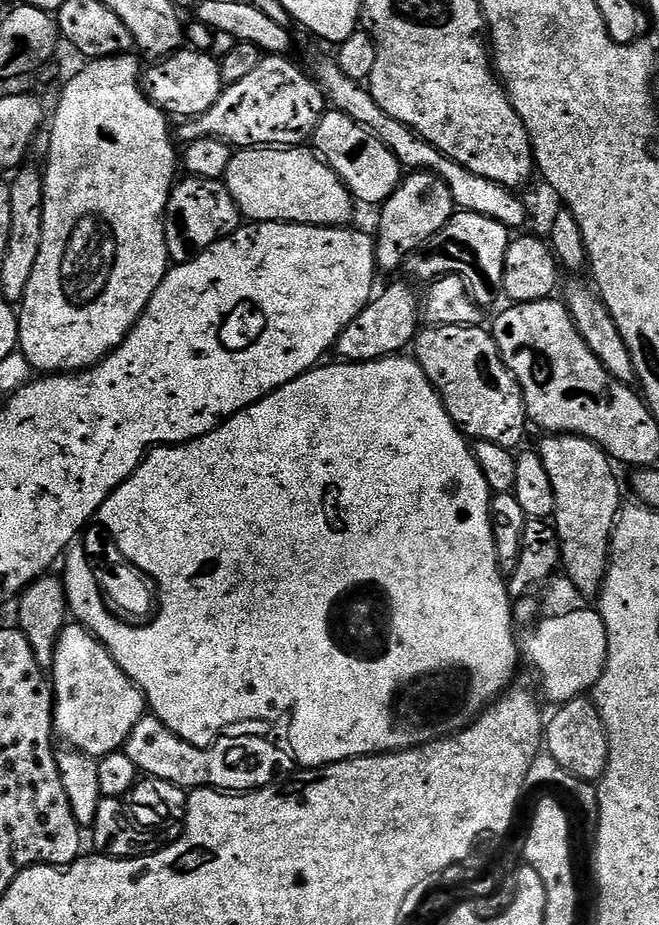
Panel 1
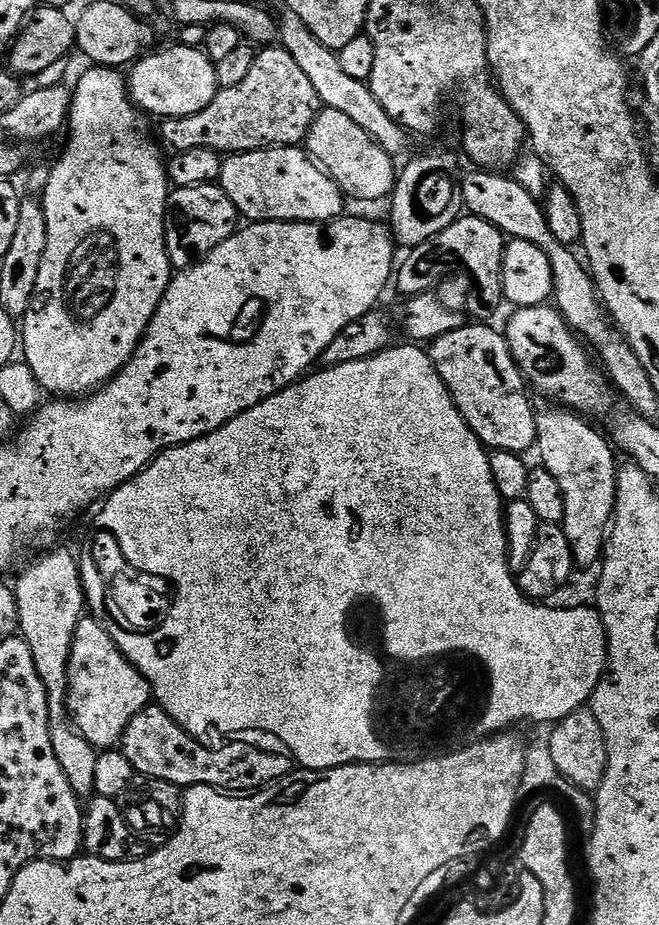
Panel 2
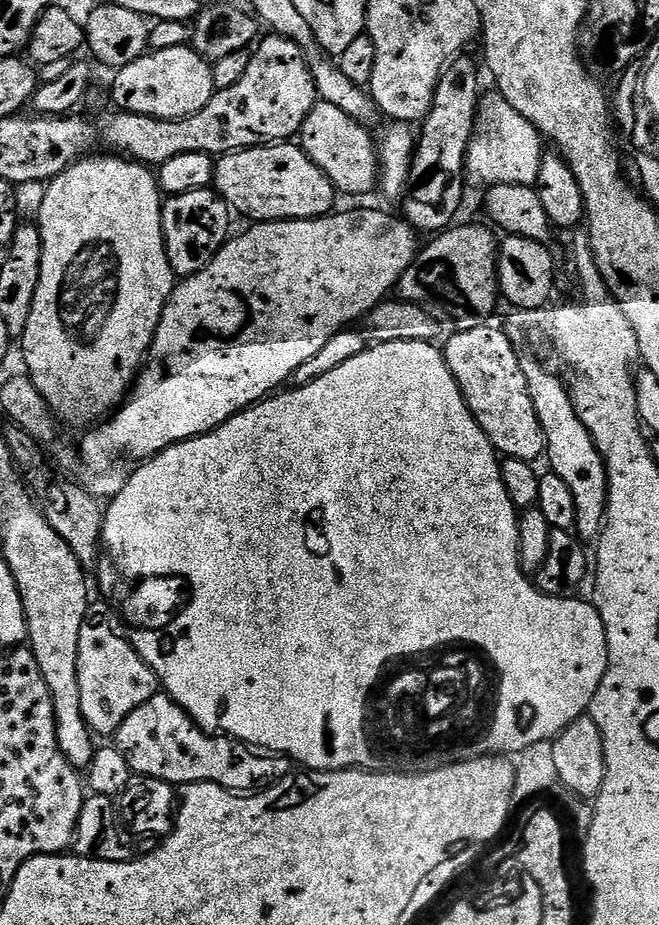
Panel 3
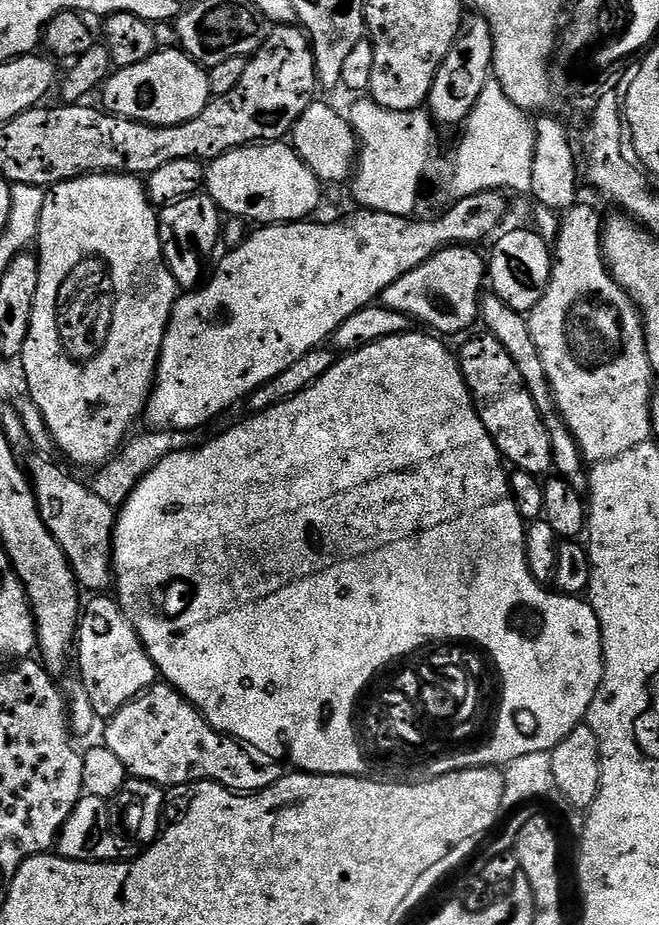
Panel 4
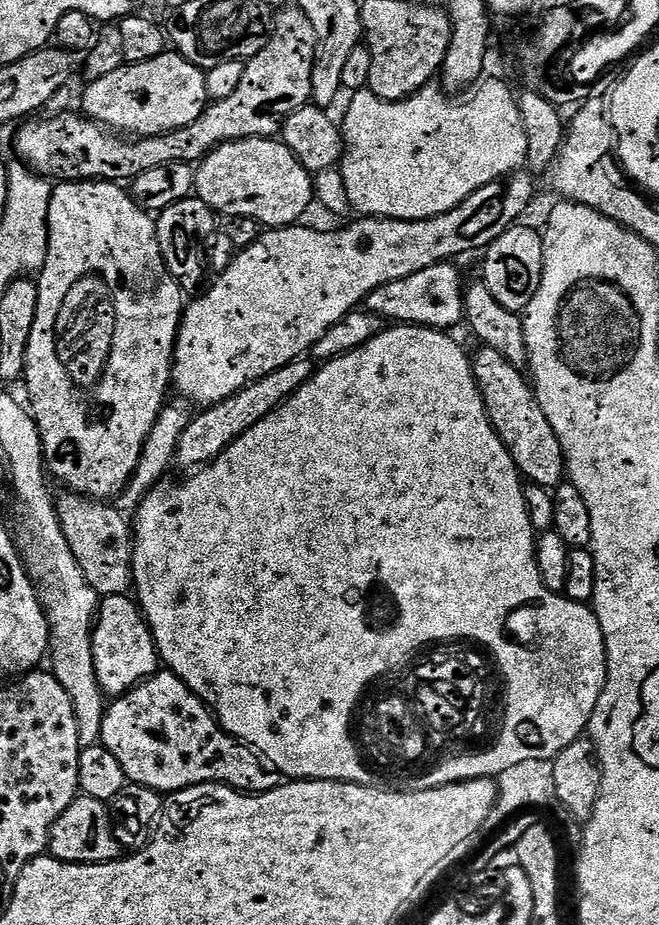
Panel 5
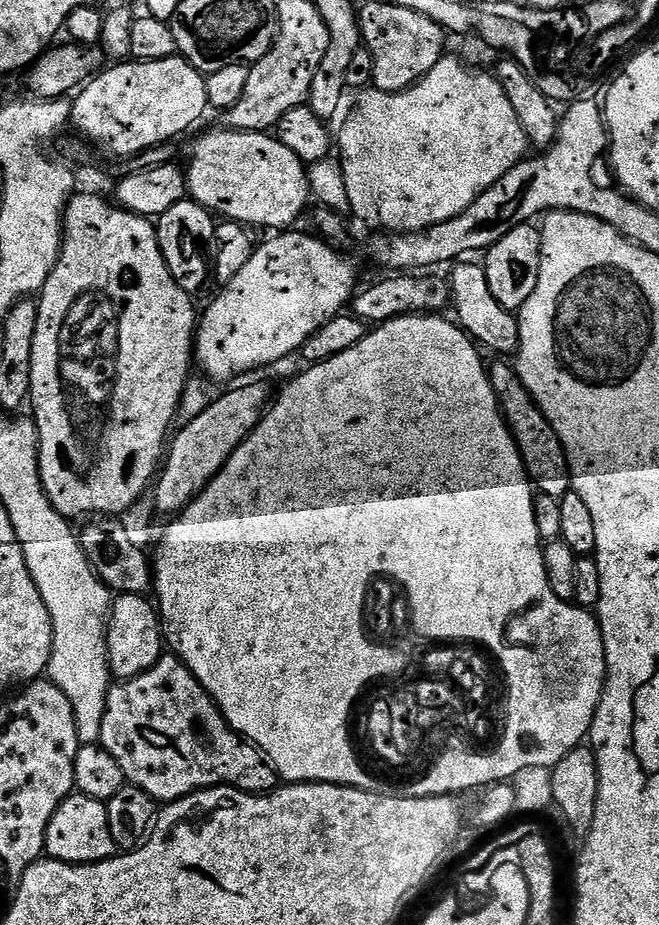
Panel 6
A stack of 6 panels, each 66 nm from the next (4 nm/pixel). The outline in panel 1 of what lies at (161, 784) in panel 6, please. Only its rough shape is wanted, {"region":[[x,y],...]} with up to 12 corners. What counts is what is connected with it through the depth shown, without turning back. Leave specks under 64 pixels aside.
{"region":[[146,714],[122,750],[137,773],[243,794],[297,771],[291,747],[250,720],[199,748]]}

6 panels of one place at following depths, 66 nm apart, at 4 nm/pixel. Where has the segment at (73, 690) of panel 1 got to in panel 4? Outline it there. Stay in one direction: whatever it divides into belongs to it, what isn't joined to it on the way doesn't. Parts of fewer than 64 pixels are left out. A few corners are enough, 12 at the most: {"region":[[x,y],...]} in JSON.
{"region":[[87,601],[74,645],[92,709],[158,680],[121,601]]}

